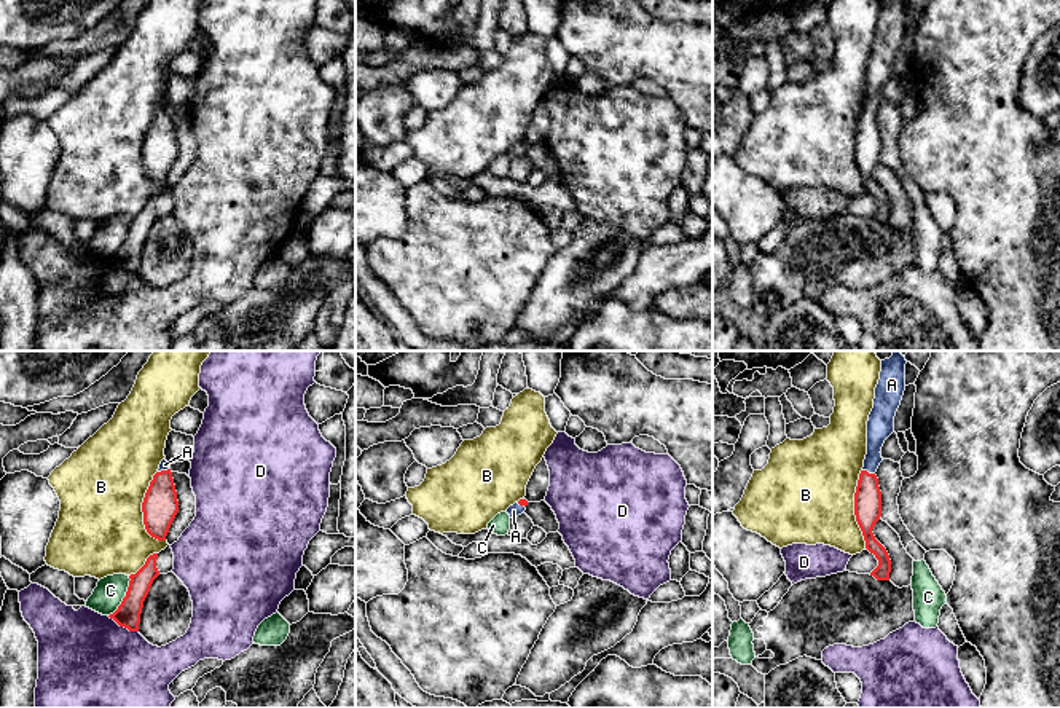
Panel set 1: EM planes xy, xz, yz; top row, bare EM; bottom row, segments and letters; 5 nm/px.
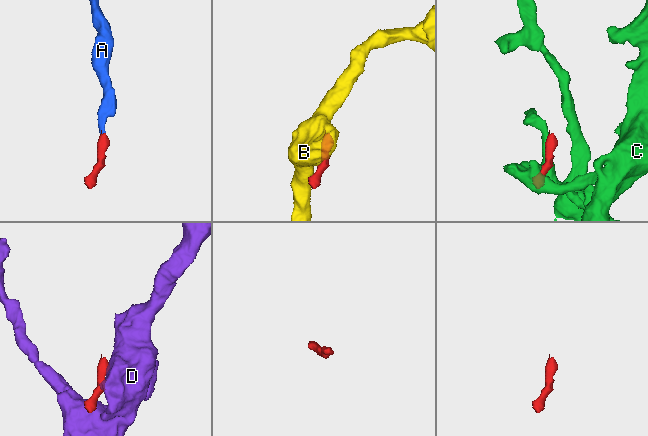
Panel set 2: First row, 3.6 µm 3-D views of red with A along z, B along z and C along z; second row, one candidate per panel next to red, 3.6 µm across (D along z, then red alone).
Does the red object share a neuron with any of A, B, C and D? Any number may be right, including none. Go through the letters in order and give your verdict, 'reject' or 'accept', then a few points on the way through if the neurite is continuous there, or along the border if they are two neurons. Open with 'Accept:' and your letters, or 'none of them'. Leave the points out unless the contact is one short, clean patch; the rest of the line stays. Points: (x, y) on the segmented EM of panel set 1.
Accept: A
A: accept | across yz (867, 499), (867, 472), (880, 424)
B: reject
C: reject
D: reject | along xy (107, 616), (120, 625), (137, 632)

